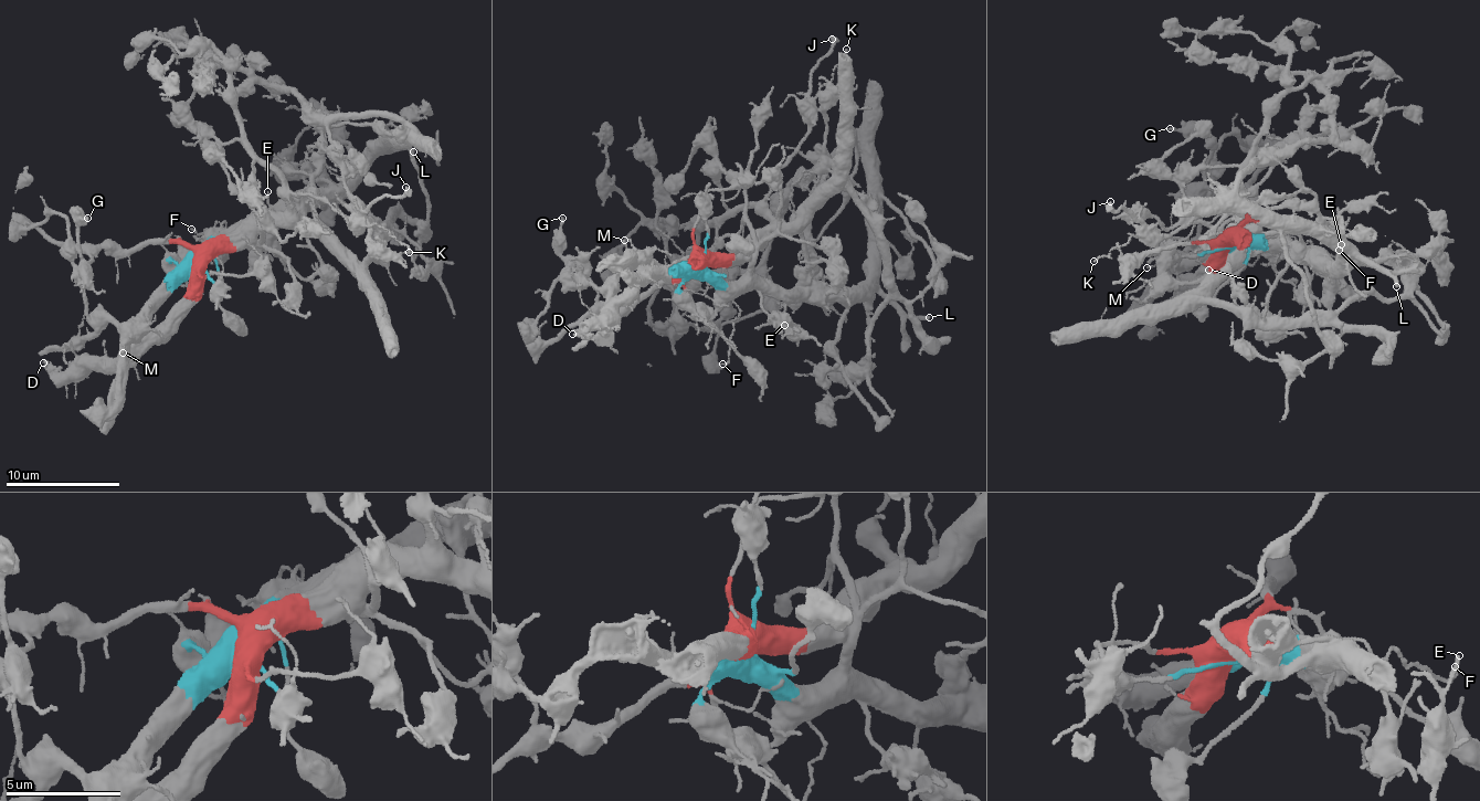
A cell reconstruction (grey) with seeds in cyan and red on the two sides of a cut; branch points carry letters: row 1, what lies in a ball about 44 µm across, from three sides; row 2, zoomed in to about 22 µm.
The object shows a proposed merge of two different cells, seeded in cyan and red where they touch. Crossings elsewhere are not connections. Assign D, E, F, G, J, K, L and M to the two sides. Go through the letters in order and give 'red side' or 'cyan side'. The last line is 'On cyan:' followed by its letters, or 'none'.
D: red side
E: cyan side
F: cyan side
G: red side
J: red side
K: red side
L: cyan side
M: cyan side
On cyan: E, F, L, M

